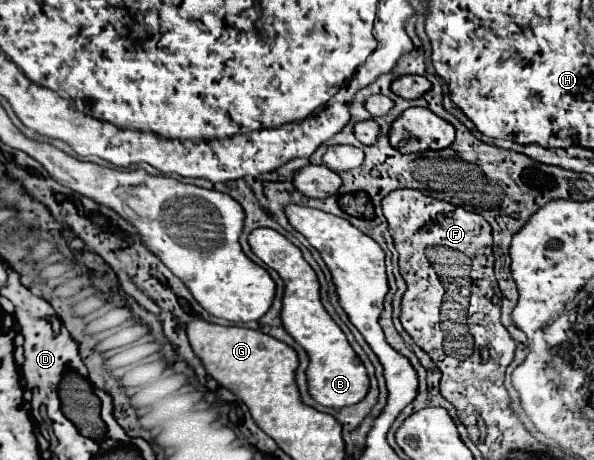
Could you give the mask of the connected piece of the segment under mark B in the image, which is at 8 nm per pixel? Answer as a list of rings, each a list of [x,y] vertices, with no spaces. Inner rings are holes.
[[[257,228],[247,238],[253,254],[263,260],[269,268],[273,268],[281,280],[285,282],[283,292],[283,308],[281,308],[281,322],[283,328],[293,340],[307,352],[309,368],[307,368],[307,384],[311,398],[329,408],[345,408],[357,404],[365,398],[369,390],[369,378],[365,366],[353,352],[351,344],[347,342],[341,328],[331,320],[325,312],[321,298],[319,298],[319,282],[311,266],[303,260],[303,254],[297,246],[293,246],[285,236],[271,228]]]

